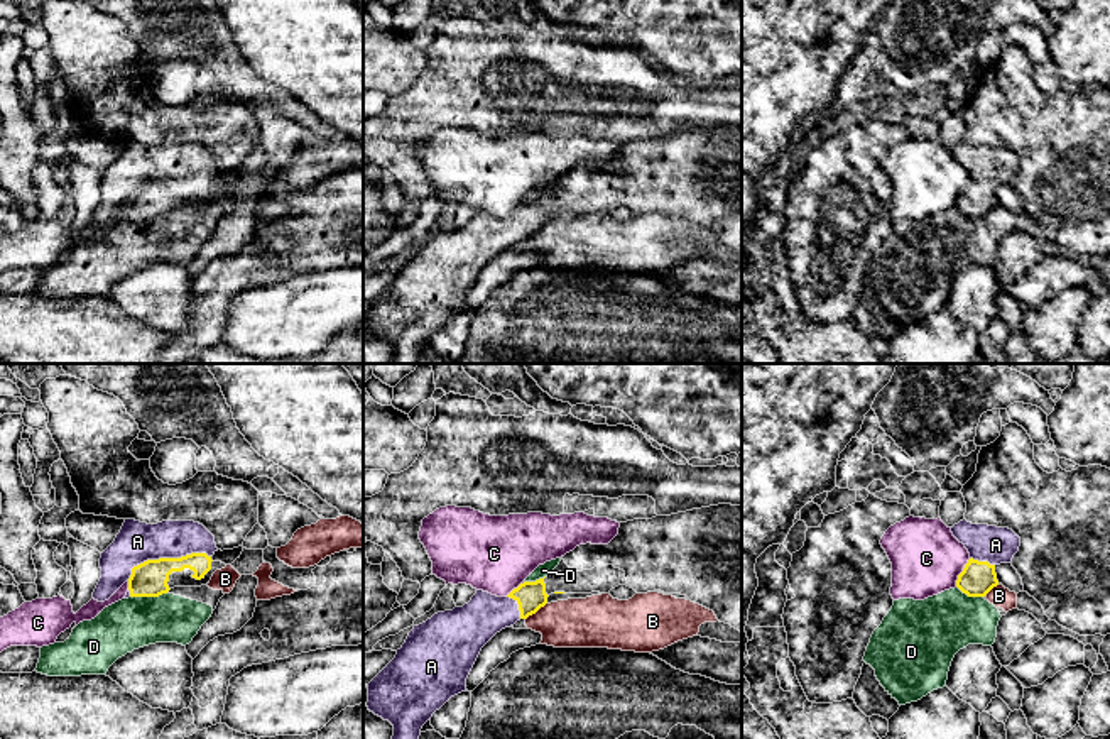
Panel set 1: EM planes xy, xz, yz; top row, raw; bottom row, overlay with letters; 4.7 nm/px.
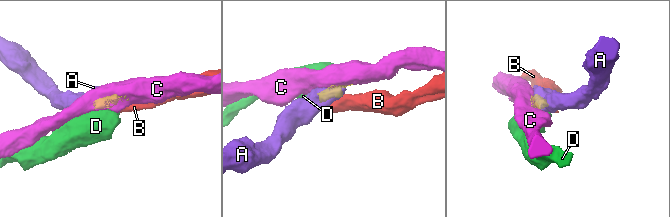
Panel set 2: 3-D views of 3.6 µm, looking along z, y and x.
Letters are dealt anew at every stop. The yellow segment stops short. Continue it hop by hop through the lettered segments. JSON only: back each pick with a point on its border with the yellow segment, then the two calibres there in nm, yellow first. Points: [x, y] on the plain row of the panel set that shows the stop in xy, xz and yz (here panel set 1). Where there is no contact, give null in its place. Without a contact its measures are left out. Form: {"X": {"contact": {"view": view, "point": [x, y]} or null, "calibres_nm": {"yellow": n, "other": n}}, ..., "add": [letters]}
{"A": {"contact": {"view": "xy", "point": [166, 180]}, "calibres_nm": {"yellow": 170, "other": 190}}, "add": ["A"]}

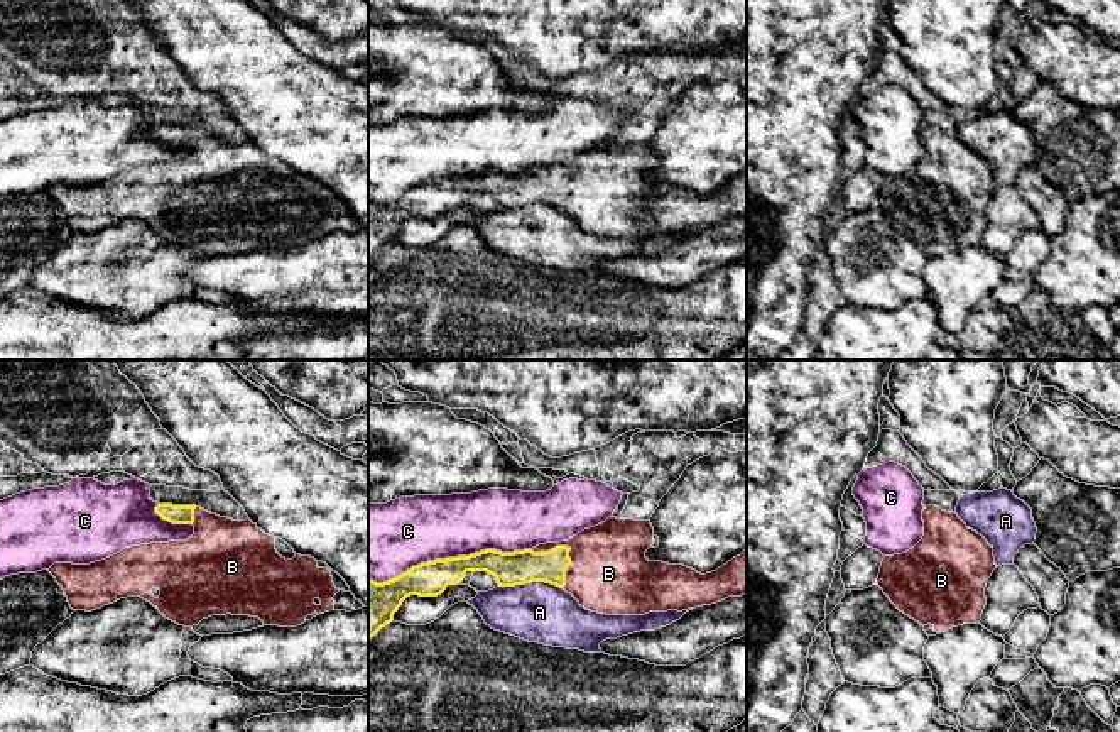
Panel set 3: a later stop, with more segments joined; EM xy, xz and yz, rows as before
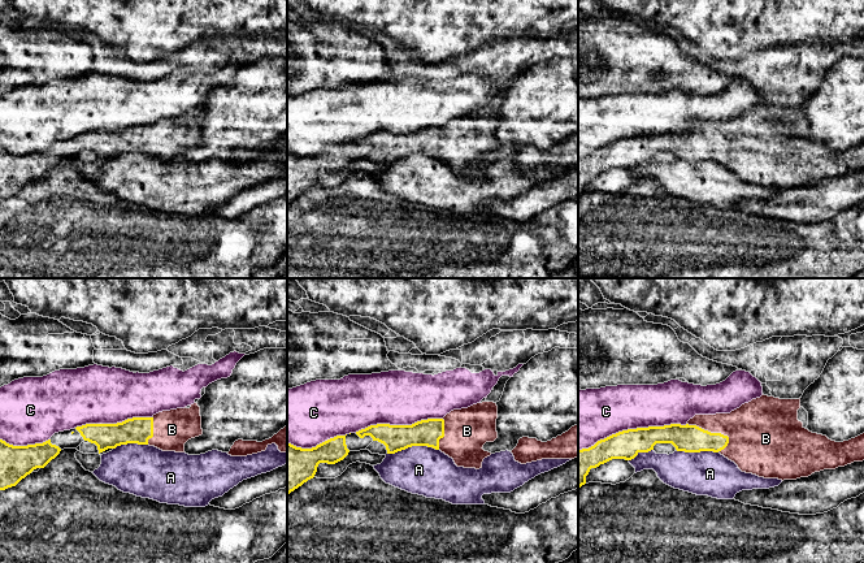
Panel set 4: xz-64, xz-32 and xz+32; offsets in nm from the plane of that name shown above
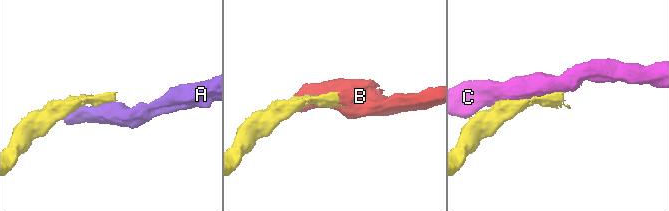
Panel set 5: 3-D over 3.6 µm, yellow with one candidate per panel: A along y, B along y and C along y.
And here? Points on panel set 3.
{"B": {"contact": {"view": "xz", "point": [570, 171]}, "calibres_nm": {"yellow": 160, "other": 380}}, "add": ["B"]}

